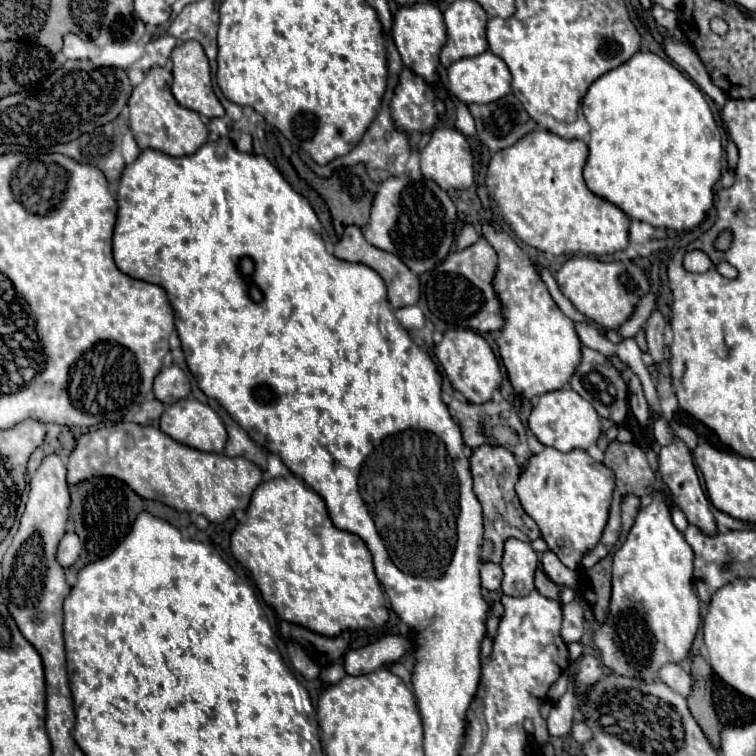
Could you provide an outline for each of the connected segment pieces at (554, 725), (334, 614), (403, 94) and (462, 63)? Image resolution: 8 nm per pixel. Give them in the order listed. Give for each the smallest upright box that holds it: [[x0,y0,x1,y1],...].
[[547,691,575,737],[231,475,389,637],[391,71,445,131],[447,51,511,105]]

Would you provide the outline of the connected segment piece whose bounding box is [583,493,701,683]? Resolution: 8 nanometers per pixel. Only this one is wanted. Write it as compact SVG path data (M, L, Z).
M655 493L651 503L639 511L635 525L631 527L625 543L613 555L613 591L609 613L605 621L597 621L591 605L583 599L585 619L593 629L593 643L601 653L603 665L621 677L637 677L641 681L657 681L659 669L667 663L681 663L689 657L693 639L697 635L701 615L699 599L691 585L693 577L693 549L687 545L683 533L679 533L671 521L669 505L661 493Z

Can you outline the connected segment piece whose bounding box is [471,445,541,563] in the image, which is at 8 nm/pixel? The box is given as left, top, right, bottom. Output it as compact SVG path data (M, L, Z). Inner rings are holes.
M483 445L471 455L471 475L473 475L473 491L483 505L483 523L485 523L485 539L483 539L483 561L501 561L501 549L507 537L527 535L527 541L535 541L541 537L537 523L523 511L519 497L515 493L515 483L521 477L521 467L515 461L515 455L505 447ZM515 521L521 521L521 529L515 527Z

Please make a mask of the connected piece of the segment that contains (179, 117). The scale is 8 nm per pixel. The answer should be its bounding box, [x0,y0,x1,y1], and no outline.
[129,67,207,157]

